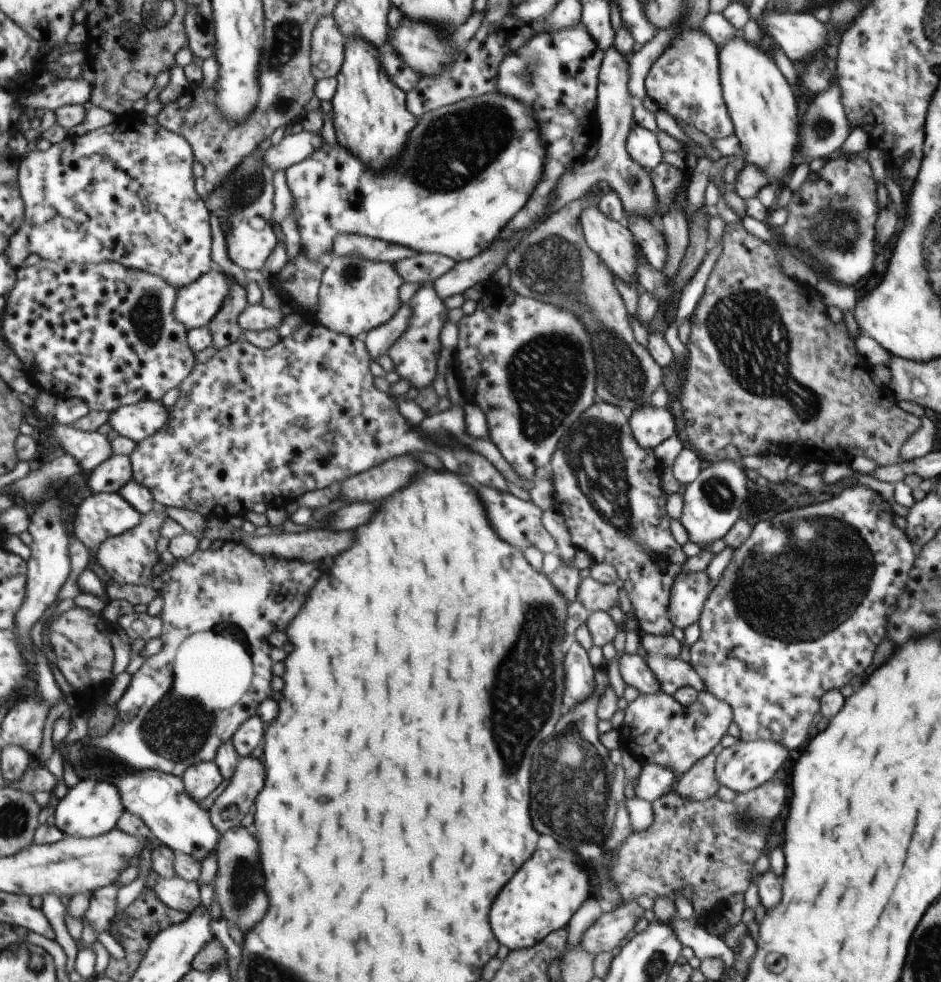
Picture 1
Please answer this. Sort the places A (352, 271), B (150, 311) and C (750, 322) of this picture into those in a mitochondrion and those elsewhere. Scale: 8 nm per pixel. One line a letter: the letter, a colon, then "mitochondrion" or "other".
A: mitochondrion
B: mitochondrion
C: mitochondrion

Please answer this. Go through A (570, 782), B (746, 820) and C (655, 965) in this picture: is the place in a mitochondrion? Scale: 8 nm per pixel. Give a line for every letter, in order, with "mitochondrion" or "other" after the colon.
A: mitochondrion
B: mitochondrion
C: mitochondrion

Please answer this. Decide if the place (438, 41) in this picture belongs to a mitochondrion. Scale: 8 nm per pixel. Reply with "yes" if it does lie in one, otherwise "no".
yes

